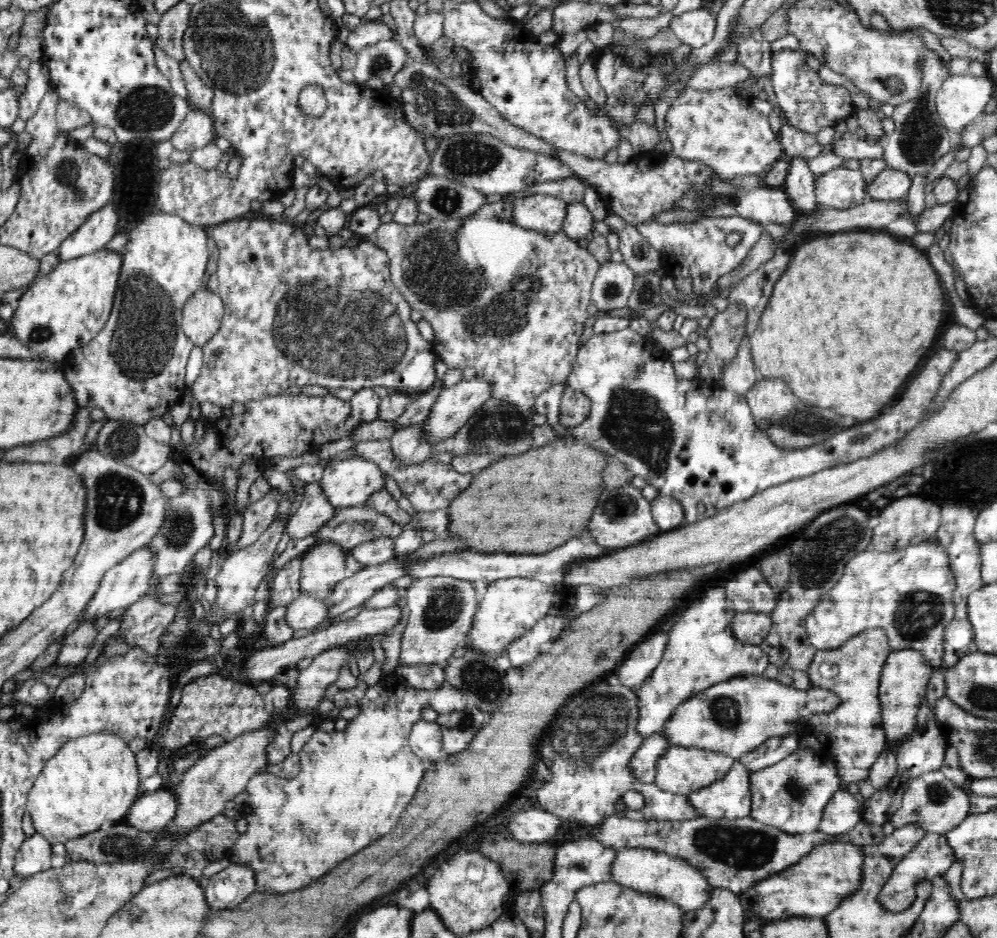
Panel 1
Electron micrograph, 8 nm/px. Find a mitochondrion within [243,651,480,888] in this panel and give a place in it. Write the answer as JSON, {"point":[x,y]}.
{"point":[465,724]}

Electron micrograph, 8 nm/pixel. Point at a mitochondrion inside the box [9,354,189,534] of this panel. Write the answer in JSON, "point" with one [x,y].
{"point":[119,499]}

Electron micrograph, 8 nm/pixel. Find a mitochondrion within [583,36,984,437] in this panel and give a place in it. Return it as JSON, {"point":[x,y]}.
{"point":[920,135]}

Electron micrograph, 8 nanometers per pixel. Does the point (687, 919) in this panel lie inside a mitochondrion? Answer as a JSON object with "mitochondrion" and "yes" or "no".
{"mitochondrion":"no"}

